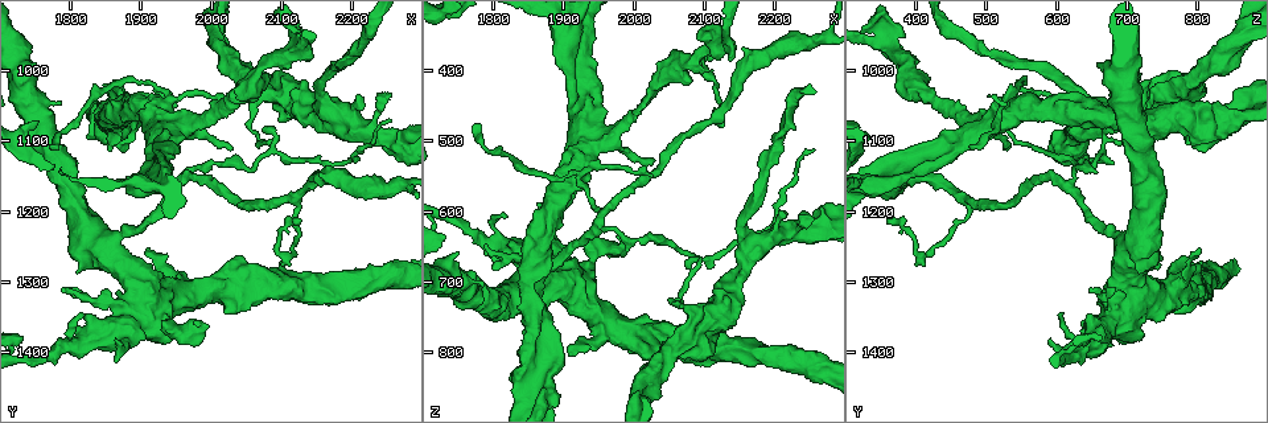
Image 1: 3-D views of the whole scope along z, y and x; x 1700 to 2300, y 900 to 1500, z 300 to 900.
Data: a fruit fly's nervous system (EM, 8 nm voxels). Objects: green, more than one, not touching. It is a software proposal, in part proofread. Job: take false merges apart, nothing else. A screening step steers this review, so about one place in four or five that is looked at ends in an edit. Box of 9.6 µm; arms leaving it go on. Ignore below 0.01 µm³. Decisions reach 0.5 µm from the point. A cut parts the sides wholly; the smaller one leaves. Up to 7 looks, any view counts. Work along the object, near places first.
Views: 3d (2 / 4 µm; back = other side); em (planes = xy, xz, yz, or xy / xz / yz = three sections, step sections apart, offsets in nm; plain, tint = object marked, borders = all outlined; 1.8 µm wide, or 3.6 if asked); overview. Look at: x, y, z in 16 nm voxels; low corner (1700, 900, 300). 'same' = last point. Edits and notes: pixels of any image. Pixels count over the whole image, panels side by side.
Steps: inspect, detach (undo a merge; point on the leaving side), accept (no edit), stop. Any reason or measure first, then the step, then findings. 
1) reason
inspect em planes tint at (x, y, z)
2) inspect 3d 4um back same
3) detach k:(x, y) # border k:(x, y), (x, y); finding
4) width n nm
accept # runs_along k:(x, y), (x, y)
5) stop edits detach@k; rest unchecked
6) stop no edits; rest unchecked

arms part here
inspect 3d 2um at (2120, 965, 355)

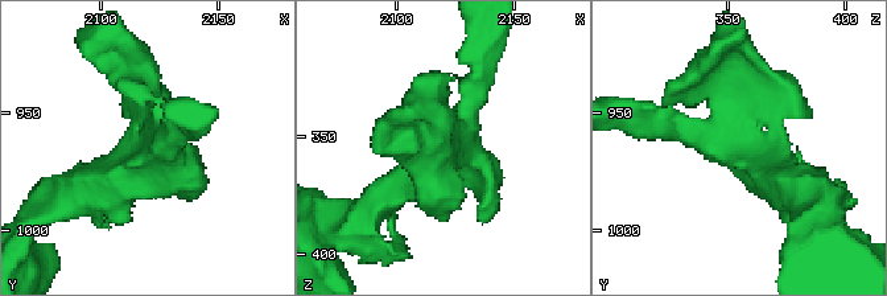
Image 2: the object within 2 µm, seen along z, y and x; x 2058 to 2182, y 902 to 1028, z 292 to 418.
now the EM
inspect em 3.6um planes tint at (2124, 963, 355)

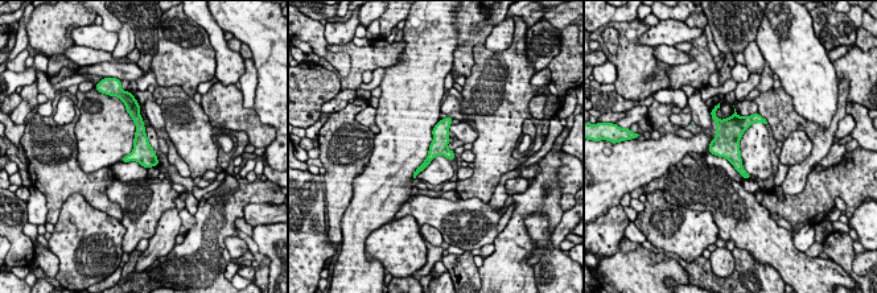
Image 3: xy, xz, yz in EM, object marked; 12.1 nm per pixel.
accept # all the same cell

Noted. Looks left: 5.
thick turns thin
inspect em planes tint at (2010, 1060, 450)

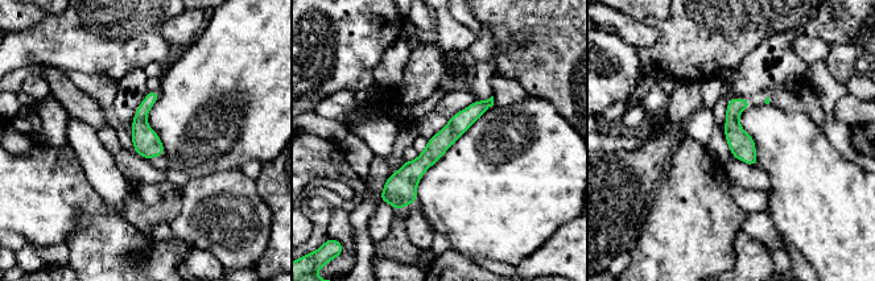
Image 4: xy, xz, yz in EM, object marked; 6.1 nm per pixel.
accept # runs_along 4:(490, 102), (470, 114), (387, 198); continuous, no second cell

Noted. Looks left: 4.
calibre changes
inspect em 3.6um planes borders at (2095, 1035, 750)

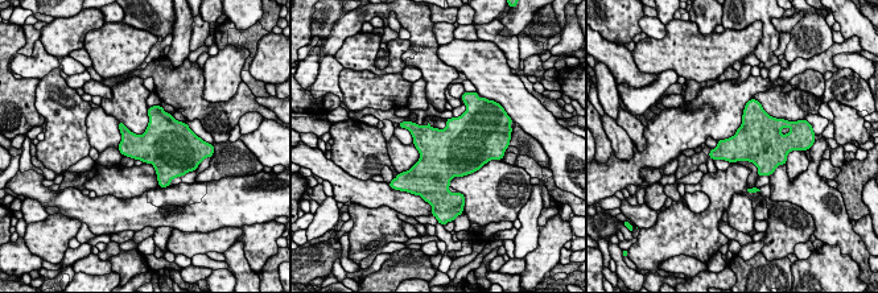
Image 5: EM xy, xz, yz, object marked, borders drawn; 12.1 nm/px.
accept # all the same cell

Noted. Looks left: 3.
stop no edits; rest unchecked

